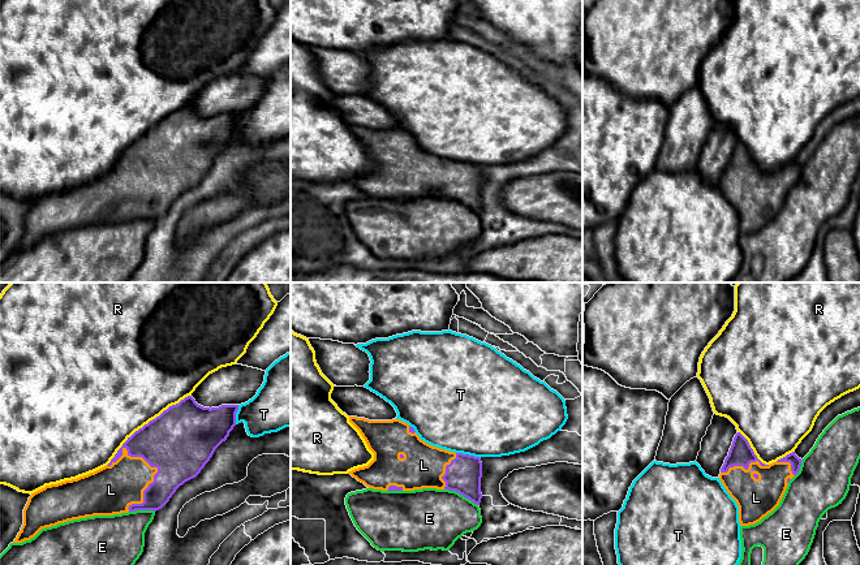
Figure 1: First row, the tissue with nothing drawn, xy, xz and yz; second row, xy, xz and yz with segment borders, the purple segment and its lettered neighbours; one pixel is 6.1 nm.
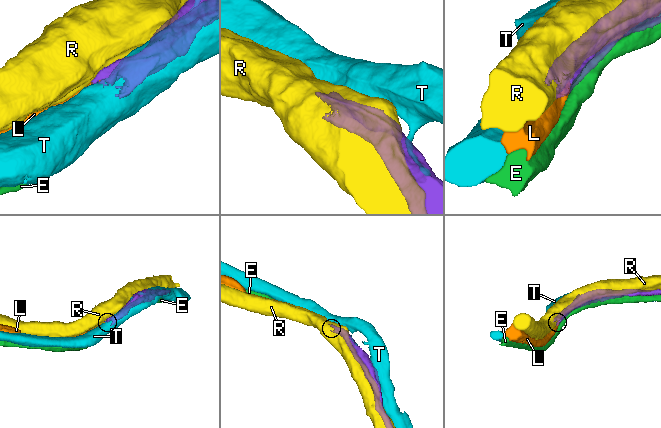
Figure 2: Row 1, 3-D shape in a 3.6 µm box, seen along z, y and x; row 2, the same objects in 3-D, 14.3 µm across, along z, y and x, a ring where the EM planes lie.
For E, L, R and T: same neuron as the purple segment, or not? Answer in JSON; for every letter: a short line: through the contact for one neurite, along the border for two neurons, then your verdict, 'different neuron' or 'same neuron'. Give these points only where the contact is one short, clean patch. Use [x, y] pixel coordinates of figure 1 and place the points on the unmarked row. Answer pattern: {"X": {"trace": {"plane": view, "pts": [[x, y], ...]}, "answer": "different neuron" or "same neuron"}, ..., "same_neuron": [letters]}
{"E": {"answer": "different neuron"}, "L": {"answer": "same neuron"}, "R": {"answer": "different neuron"}, "T": {"answer": "different neuron"}, "same_neuron": ["L"]}

